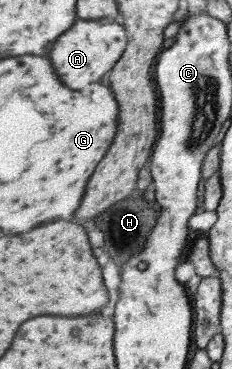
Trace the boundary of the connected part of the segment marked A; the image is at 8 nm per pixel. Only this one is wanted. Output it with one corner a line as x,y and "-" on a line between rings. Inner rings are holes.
103,18
103,20
85,20
79,19
75,26
69,29
69,32
61,34
57,38
57,44
53,44
53,50
49,52
49,58
53,62
55,72
59,74
61,82
69,84
71,88
77,88
81,82
83,86
99,80
111,70
115,63
121,58
126,49
126,32
121,24

